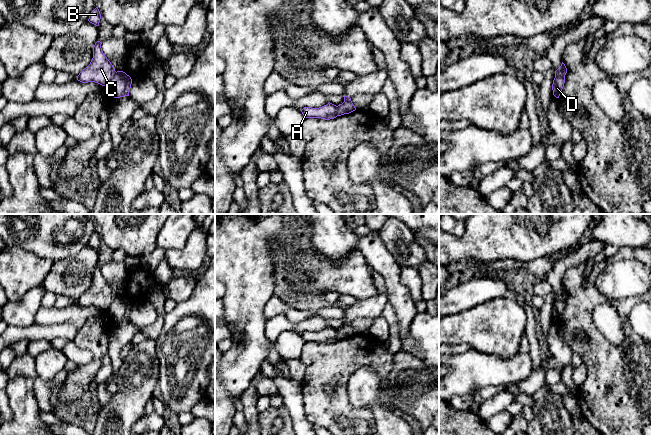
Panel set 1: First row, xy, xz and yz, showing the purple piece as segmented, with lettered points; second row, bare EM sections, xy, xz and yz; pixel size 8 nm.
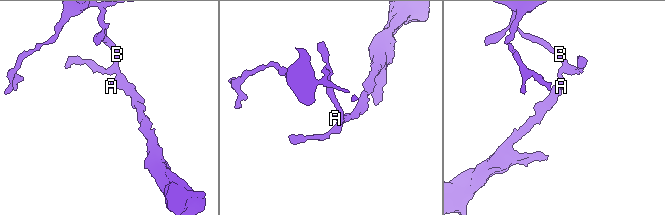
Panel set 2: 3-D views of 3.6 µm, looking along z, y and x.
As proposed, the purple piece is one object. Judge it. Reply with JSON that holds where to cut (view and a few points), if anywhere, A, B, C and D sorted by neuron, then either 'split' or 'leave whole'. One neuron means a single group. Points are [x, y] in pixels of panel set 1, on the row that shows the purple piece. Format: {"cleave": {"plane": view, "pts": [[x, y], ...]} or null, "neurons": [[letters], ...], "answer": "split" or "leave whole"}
{"cleave": {"plane": "xy", "pts": [[116, 72], [107, 86]]}, "neurons": [["A", "B", "C"], ["D"]], "answer": "split"}

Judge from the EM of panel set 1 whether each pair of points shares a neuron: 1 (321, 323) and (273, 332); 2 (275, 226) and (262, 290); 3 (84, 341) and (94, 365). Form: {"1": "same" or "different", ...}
{"1": "same", "2": "same", "3": "same"}

